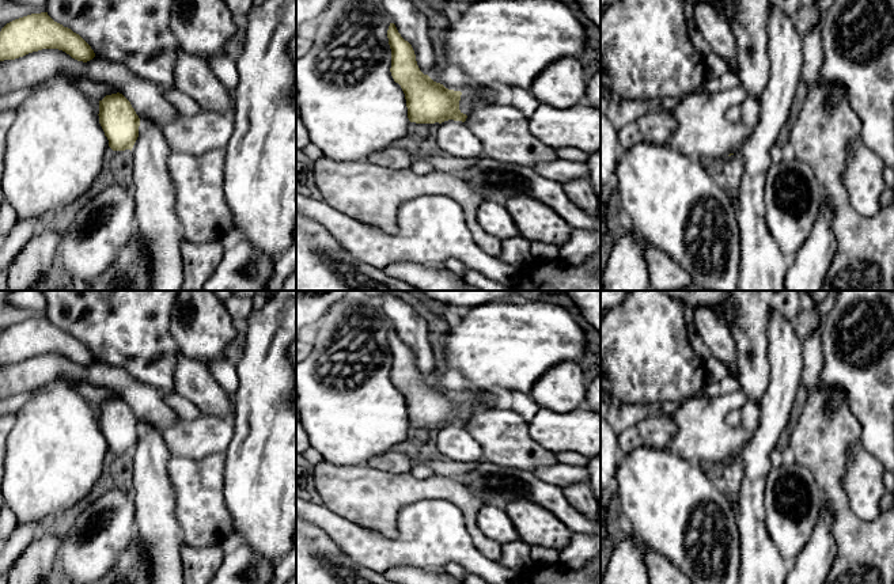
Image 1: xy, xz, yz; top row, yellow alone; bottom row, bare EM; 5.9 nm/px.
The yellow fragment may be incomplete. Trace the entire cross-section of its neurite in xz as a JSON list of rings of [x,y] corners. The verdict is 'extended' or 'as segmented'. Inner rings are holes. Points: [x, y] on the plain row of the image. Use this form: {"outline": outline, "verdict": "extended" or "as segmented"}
{"outline": [[[394,327],[389,330],[387,342],[391,353],[390,376],[405,398],[409,425],[465,426],[467,420],[459,414],[462,397],[446,393],[420,375],[412,349],[401,341]]], "verdict": "as segmented"}

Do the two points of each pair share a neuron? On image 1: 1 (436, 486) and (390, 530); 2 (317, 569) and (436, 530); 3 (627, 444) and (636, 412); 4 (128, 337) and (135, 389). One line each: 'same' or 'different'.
1: same
2: different
3: different
4: different

